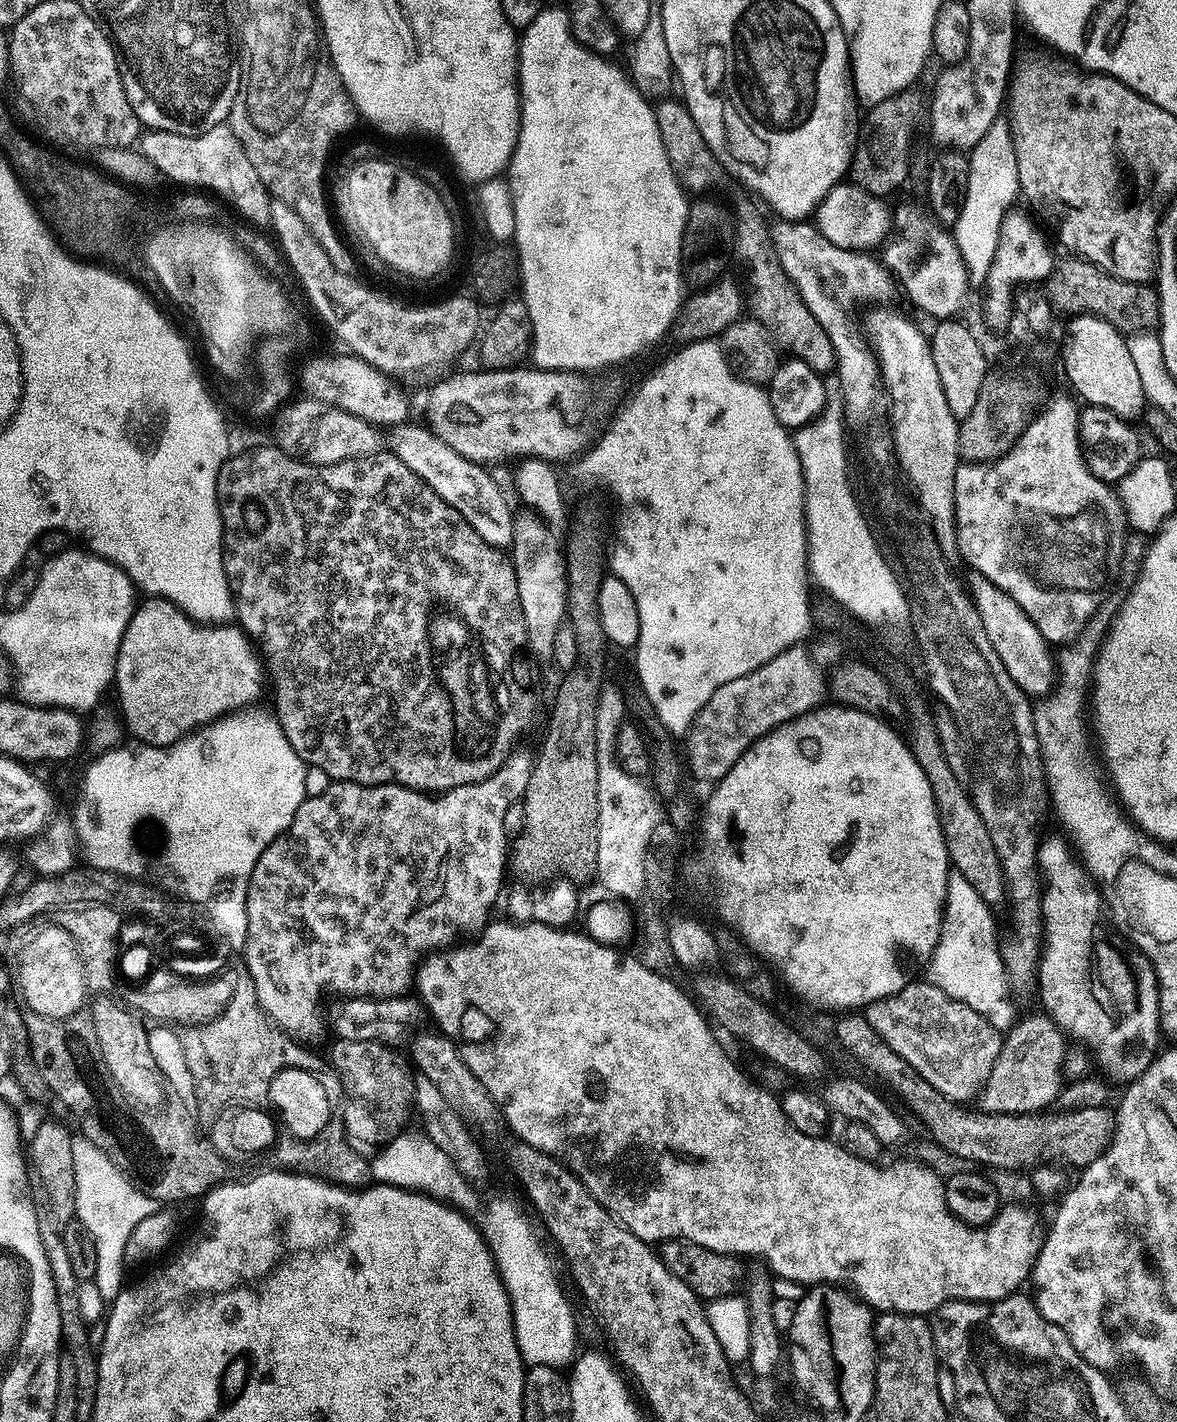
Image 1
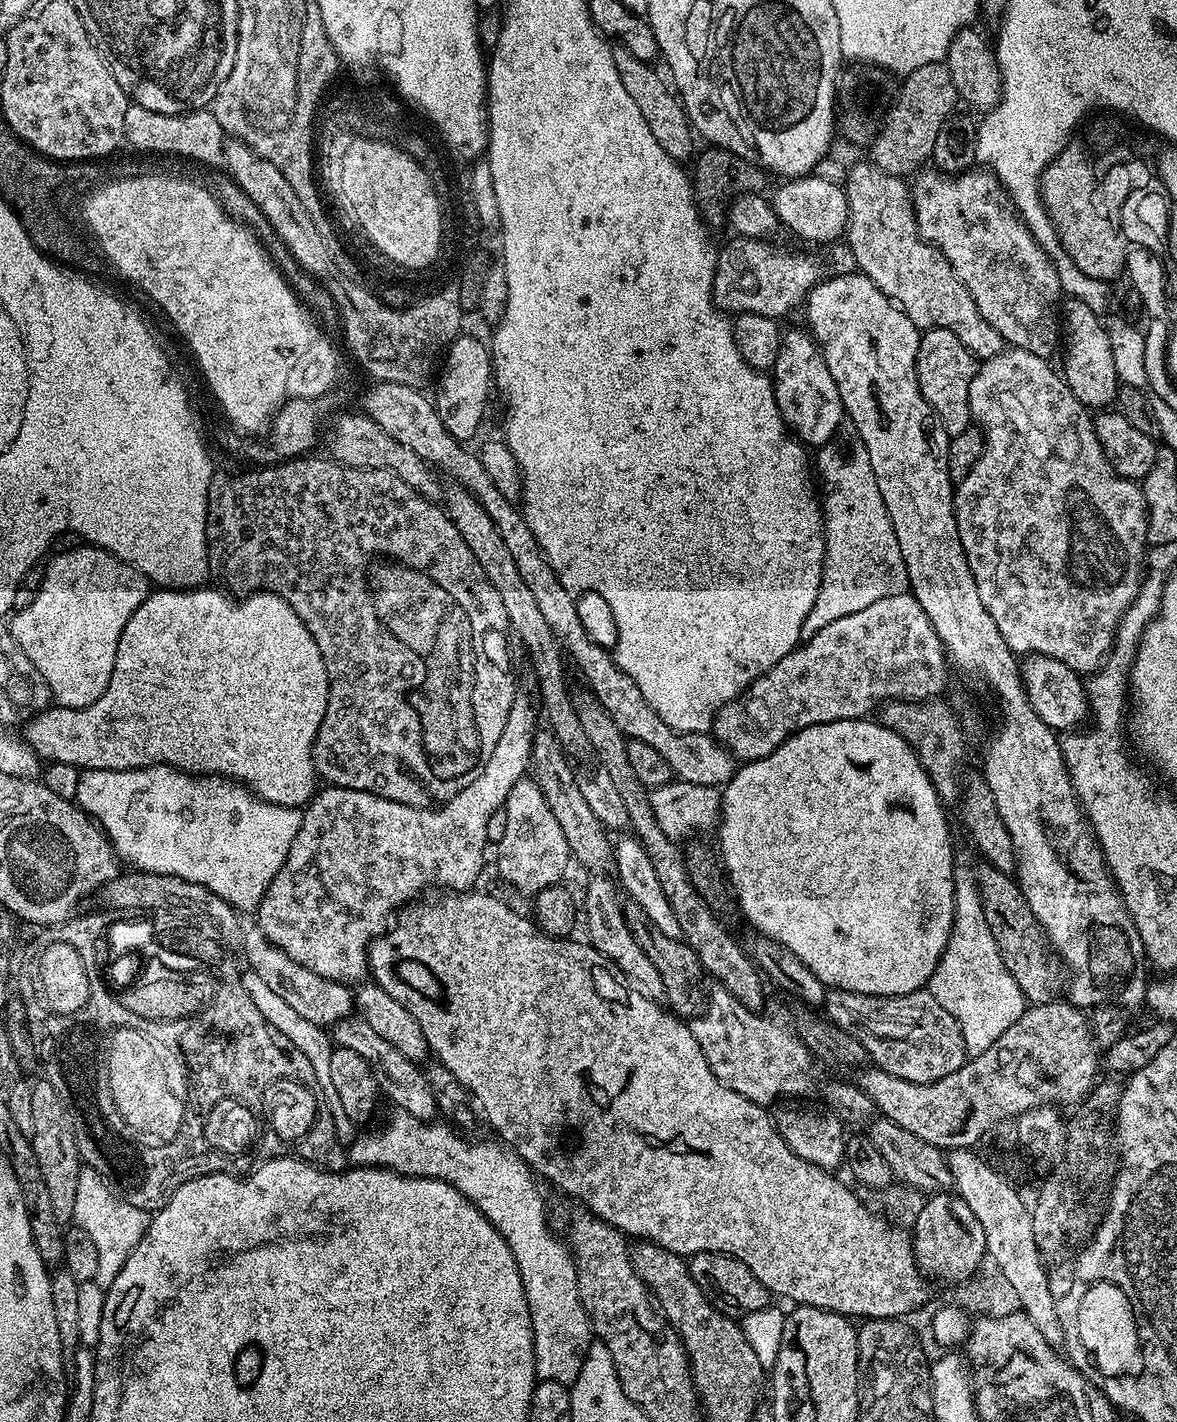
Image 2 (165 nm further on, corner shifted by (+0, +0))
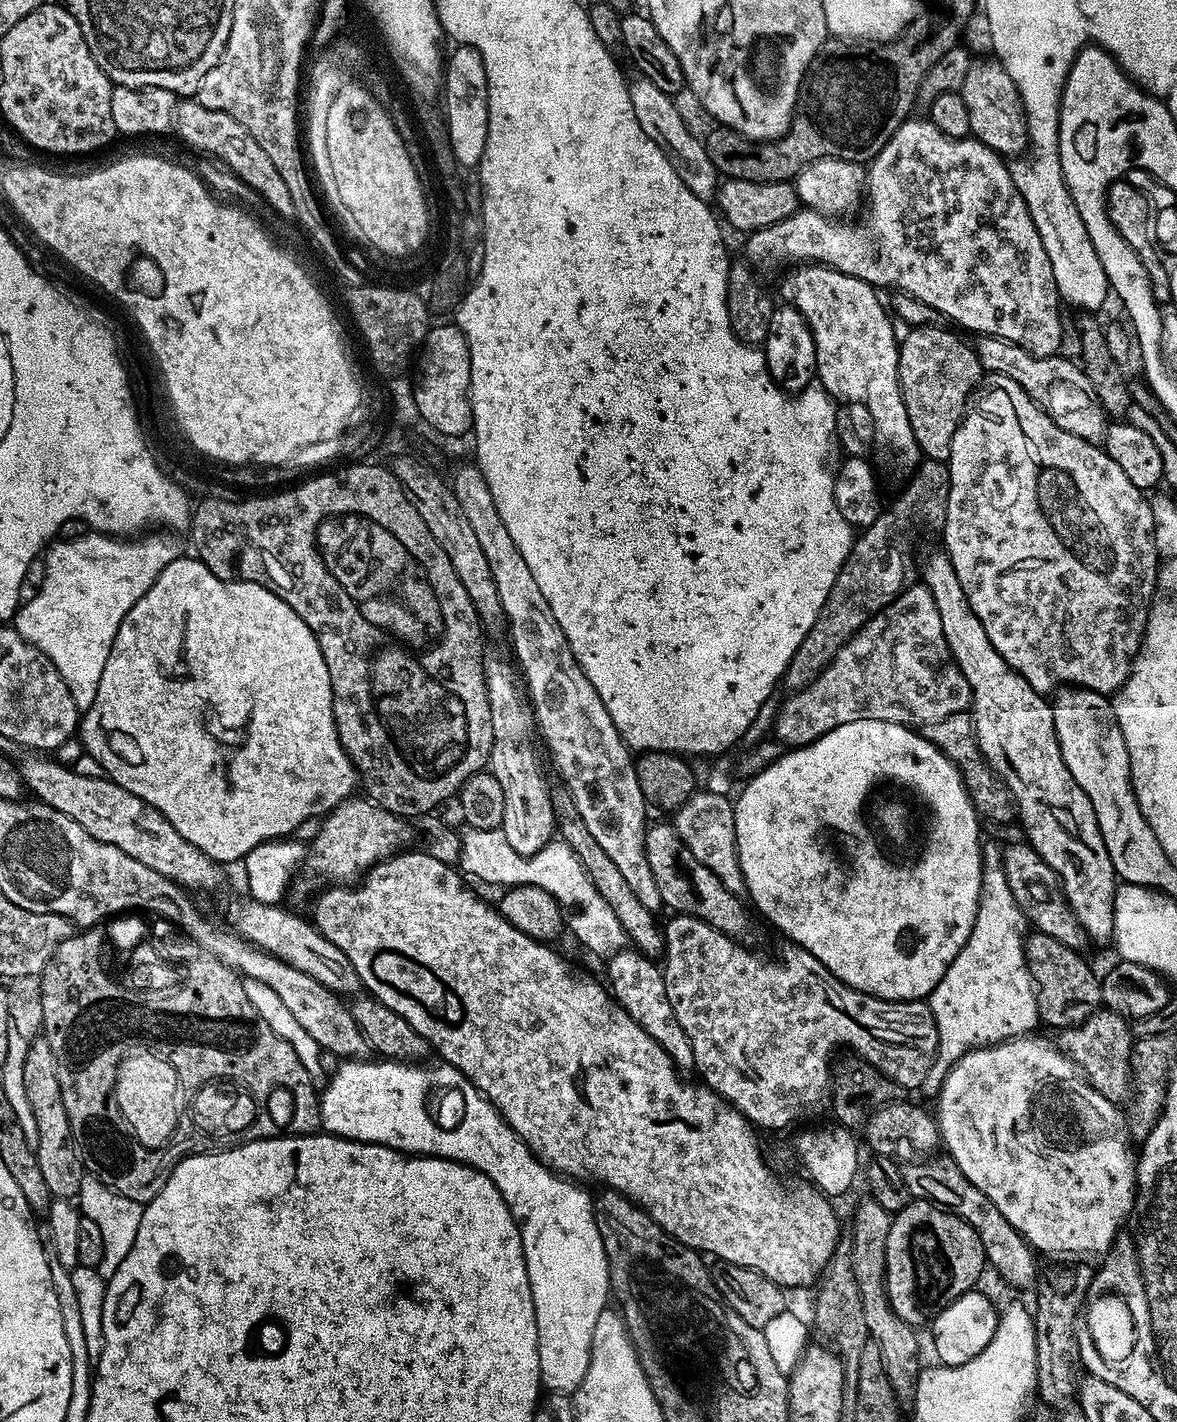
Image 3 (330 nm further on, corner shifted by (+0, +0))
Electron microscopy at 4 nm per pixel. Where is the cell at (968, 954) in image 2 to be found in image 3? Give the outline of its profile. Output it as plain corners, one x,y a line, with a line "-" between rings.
985,843
982,860
980,897
970,938
926,998
937,1030
935,1060
918,1089
919,1095
928,1098
935,1097
946,1074
967,1052
1029,1035
1032,1027
1041,1023
1040,1011
1036,1009
1036,992
1024,962
1026,936
1020,933
1020,924
1025,923
1025,918
1010,894
1006,874
1000,865
1001,845

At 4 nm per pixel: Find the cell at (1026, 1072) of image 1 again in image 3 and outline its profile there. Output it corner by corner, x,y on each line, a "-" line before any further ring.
1097,1010
1093,1012
1090,1019
1084,1021
1083,1024
1074,1028
1065,1028
1059,1033
1060,1036
1054,1040
1056,1048
1064,1053
1077,1069
1082,1070
1082,1075
1088,1085
1103,1100
1108,1100
1111,1104
1117,1106
1123,1105
1124,1100
1127,1101
1130,1096
1131,1072
1131,1050
1134,1043
1133,1033
1130,1031
1129,1021
1124,1017
1118,1016
1107,1010

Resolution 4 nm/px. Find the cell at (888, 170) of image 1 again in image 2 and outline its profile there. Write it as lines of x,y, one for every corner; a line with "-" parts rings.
947,63
918,66
918,70
907,73
899,85
892,107
887,109
884,123
872,139
871,163
876,164
883,172
901,178
911,177
917,169
929,163
938,130
942,127
942,122
953,115
955,108
952,107
955,104
958,104
958,97

